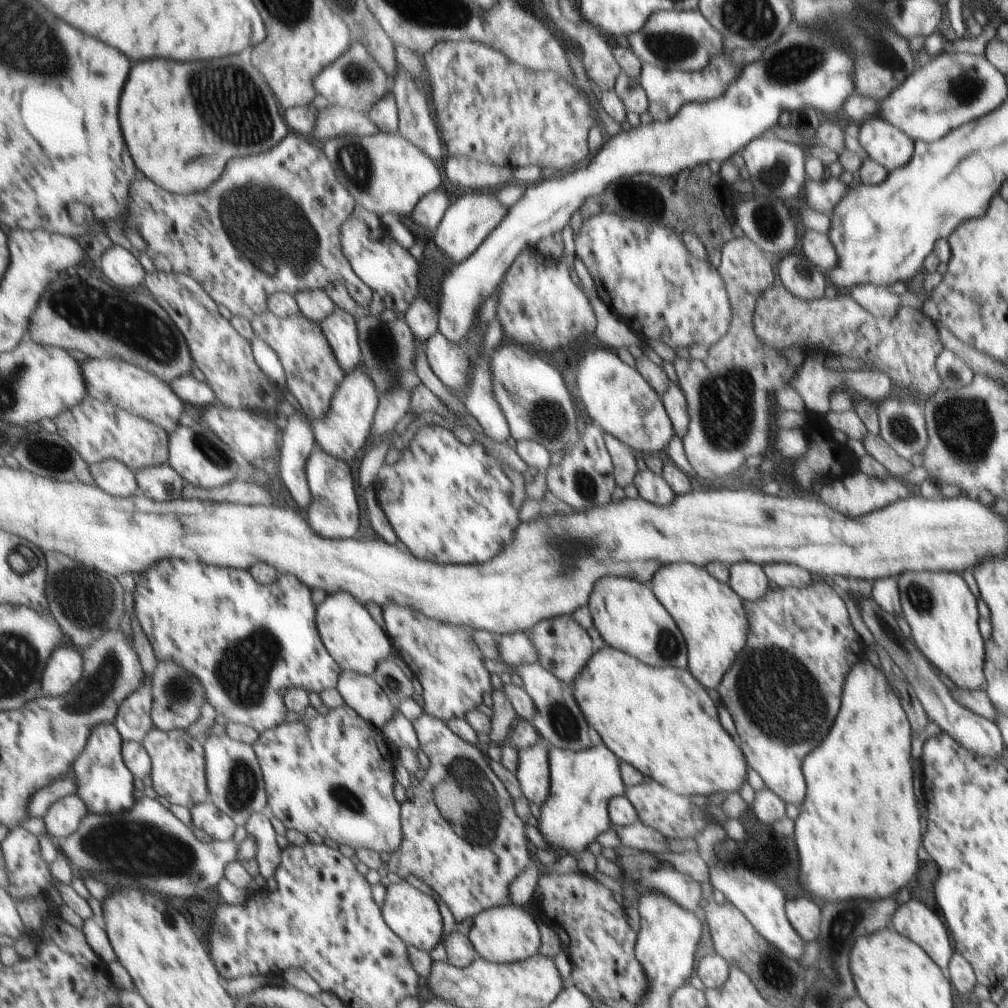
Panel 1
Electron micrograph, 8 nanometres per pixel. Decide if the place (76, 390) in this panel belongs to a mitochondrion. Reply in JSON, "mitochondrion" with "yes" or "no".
{"mitochondrion":"no"}

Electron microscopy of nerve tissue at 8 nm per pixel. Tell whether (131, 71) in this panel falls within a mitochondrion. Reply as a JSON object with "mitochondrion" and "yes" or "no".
{"mitochondrion":"no"}

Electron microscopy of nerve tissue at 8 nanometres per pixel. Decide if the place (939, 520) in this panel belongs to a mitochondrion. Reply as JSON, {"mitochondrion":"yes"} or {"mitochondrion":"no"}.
{"mitochondrion":"no"}

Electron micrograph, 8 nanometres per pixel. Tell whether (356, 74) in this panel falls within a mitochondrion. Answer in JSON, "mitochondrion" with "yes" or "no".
{"mitochondrion":"yes"}

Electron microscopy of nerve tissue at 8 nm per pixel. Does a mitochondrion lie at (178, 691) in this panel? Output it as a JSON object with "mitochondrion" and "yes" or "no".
{"mitochondrion":"yes"}

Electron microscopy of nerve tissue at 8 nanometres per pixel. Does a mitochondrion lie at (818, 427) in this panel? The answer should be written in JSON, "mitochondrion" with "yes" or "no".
{"mitochondrion":"no"}

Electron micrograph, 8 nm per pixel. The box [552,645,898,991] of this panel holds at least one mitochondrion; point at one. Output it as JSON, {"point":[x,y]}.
{"point":[772,968]}

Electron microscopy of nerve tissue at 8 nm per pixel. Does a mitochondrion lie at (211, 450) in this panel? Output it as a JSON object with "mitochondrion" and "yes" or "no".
{"mitochondrion":"yes"}

